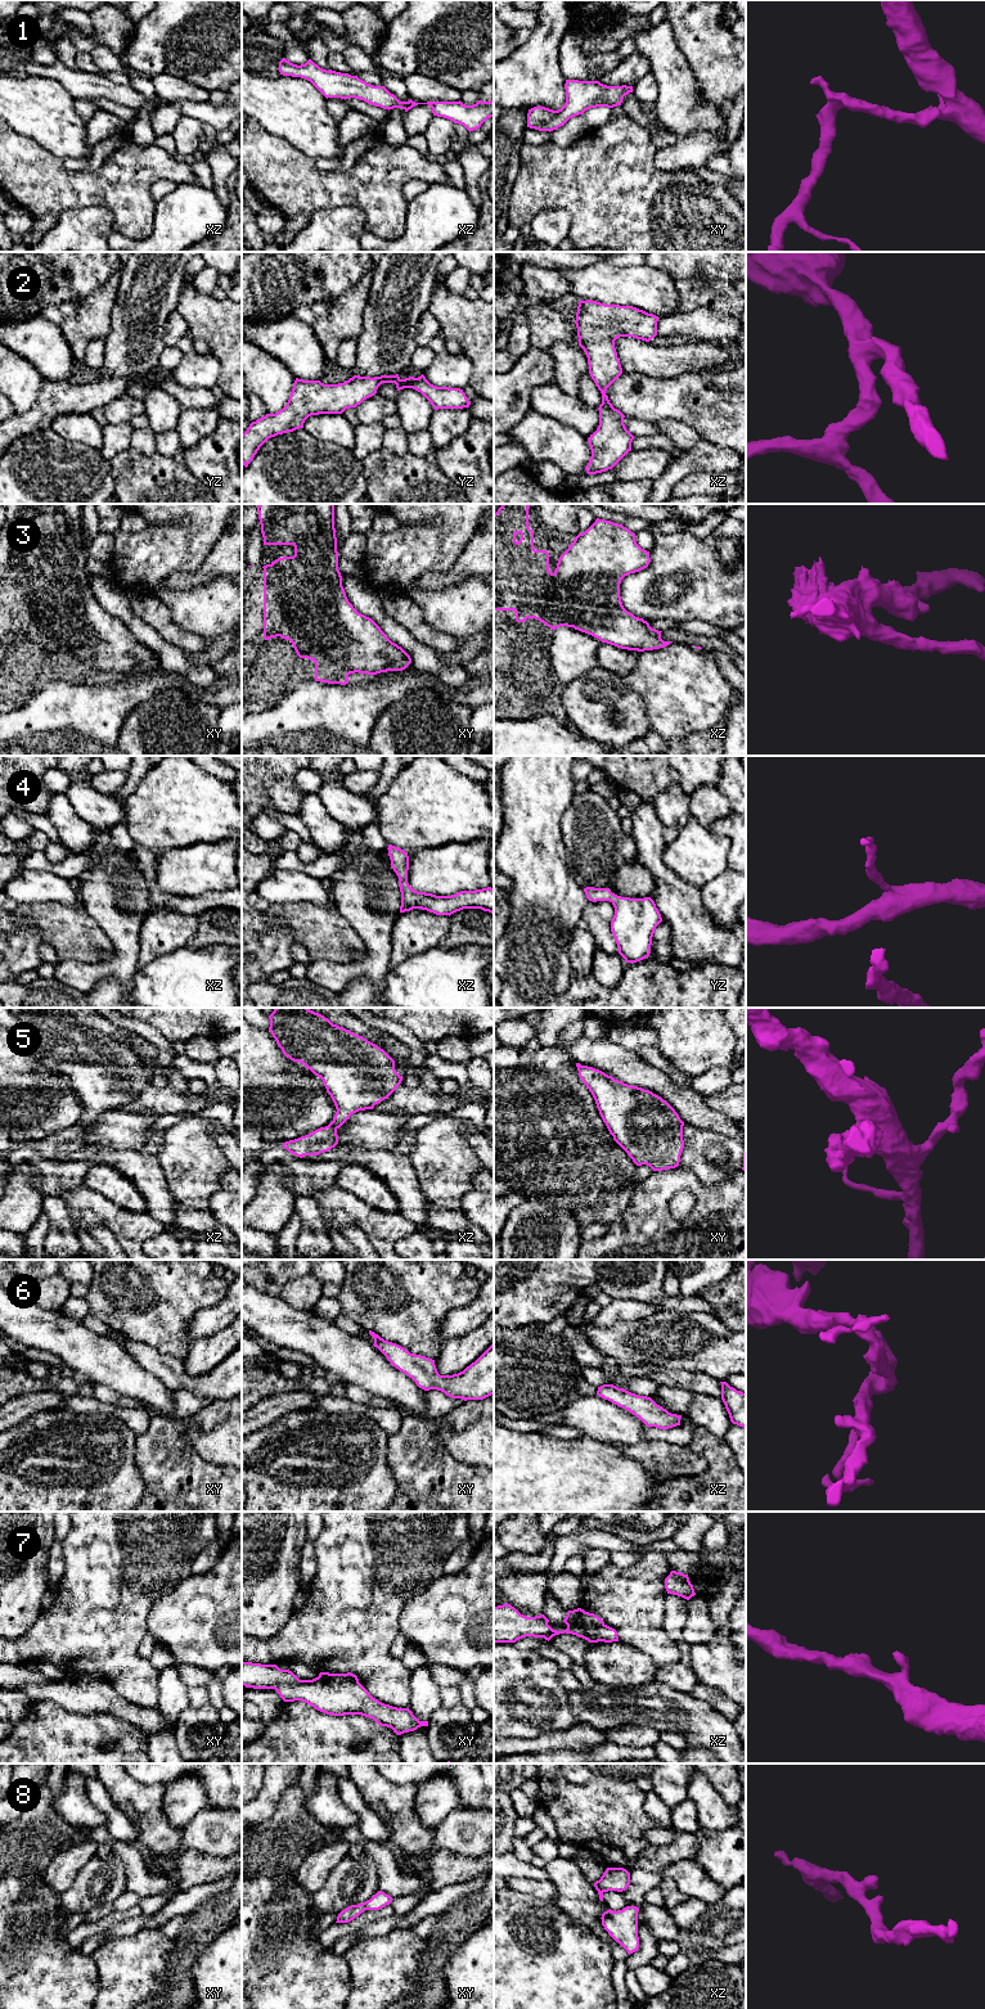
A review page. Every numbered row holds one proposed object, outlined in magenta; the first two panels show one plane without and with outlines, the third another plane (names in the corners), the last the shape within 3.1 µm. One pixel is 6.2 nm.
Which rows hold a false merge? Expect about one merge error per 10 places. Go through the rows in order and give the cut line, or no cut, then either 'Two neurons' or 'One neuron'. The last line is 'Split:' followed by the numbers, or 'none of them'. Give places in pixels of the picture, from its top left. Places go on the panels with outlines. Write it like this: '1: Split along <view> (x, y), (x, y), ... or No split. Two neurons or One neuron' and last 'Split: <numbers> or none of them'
1: No split. One neuron
2: No split. One neuron
3: No split. One neuron
4: No split. One neuron
5: No split. One neuron
6: No split. One neuron
7: No split. One neuron
8: No split. One neuron
Split: none of them

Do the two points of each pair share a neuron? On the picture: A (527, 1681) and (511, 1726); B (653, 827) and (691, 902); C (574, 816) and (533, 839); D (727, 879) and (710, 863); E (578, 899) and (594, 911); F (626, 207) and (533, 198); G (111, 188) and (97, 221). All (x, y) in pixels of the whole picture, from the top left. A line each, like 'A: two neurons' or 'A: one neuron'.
A: one neuron
B: one neuron
C: two neurons
D: two neurons
E: two neurons
F: one neuron
G: two neurons

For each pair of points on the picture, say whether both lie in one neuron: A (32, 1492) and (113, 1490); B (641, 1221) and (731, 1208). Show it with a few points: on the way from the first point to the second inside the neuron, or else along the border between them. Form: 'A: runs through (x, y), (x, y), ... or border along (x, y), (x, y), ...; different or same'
A: runs through (53, 1492), (89, 1492), (93, 1490); same
B: runs through (662, 1223), (691, 1221), (697, 1215), (709, 1215); same

